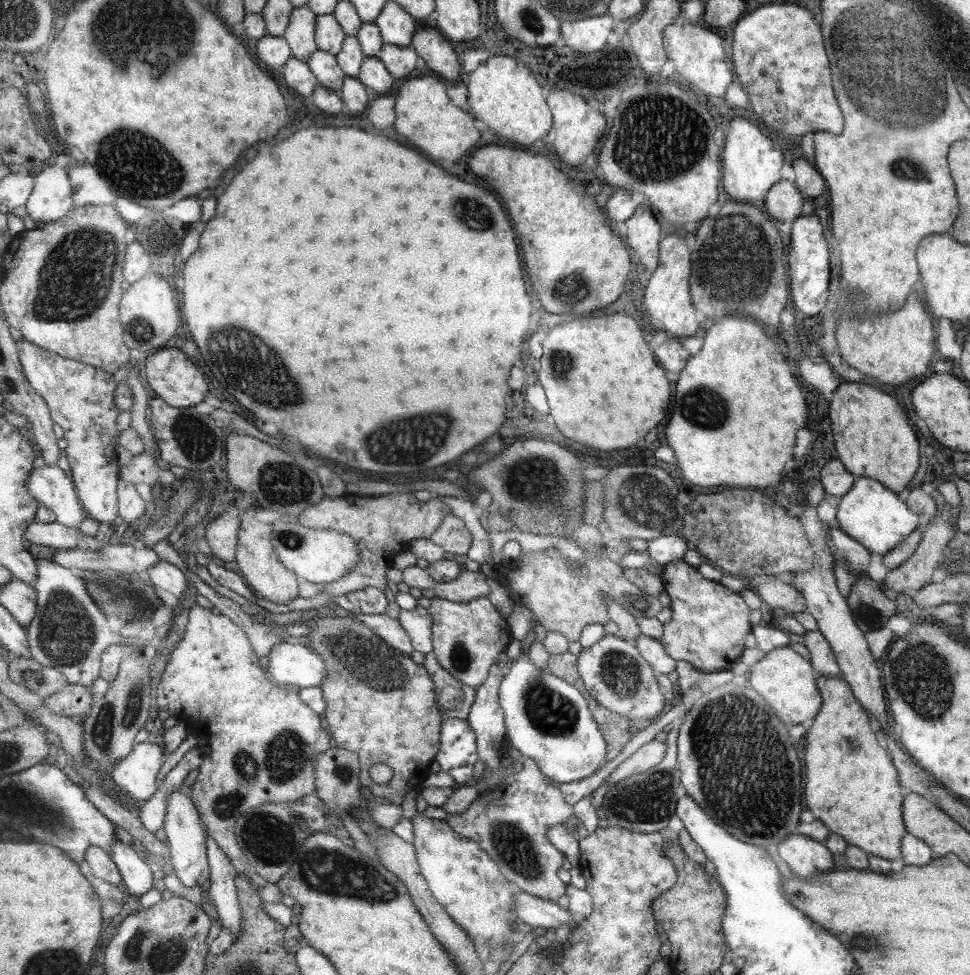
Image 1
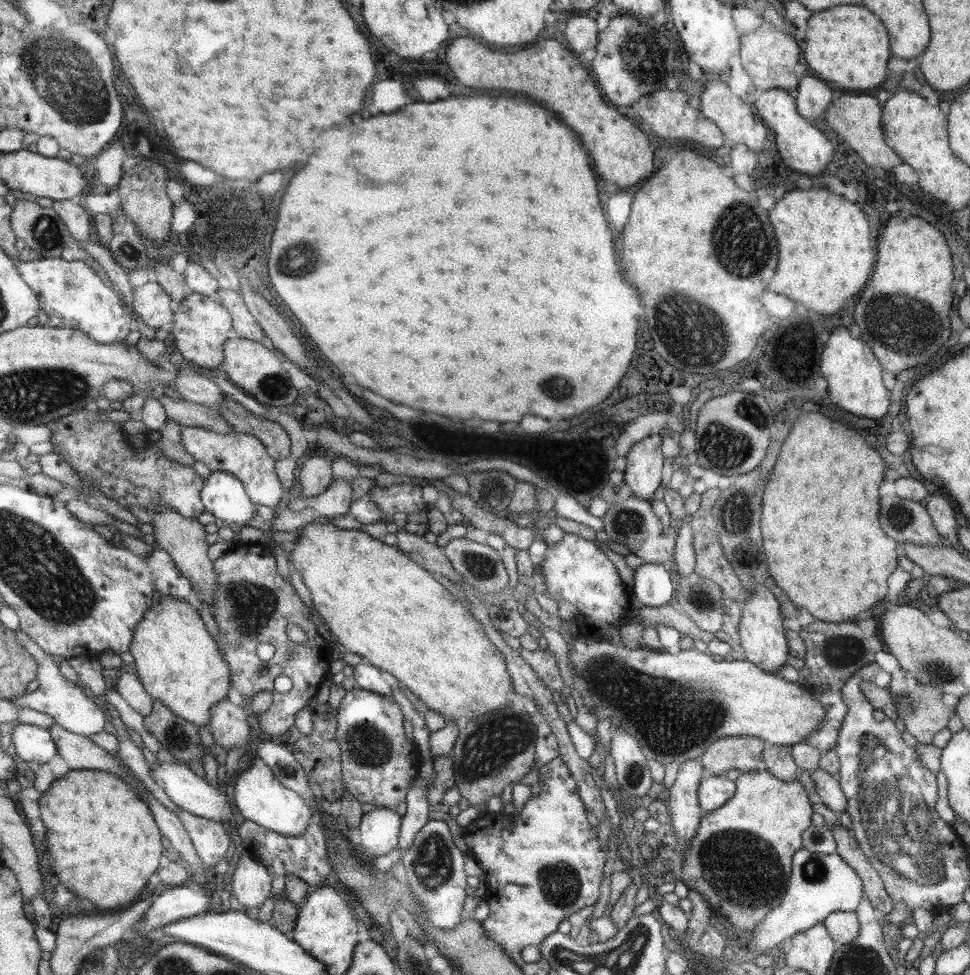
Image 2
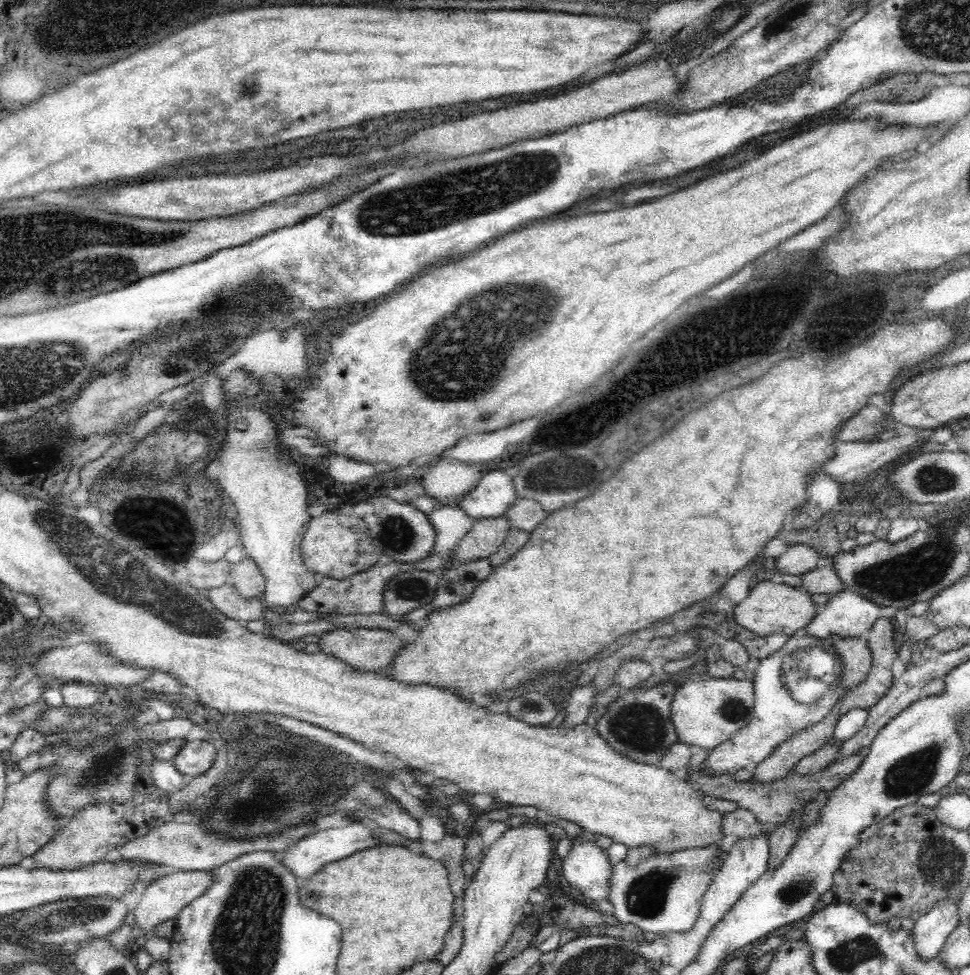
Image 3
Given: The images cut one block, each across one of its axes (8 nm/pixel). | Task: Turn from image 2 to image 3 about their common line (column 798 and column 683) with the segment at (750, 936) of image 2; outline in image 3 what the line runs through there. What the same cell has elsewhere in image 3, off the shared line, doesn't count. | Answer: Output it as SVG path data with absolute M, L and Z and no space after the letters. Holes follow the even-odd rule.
M716 845L701 849L684 849L675 853L654 854L629 868L622 860L613 866L607 901L614 908L619 924L638 926L646 936L687 933L696 922L699 906L713 877L721 868L722 856Z

